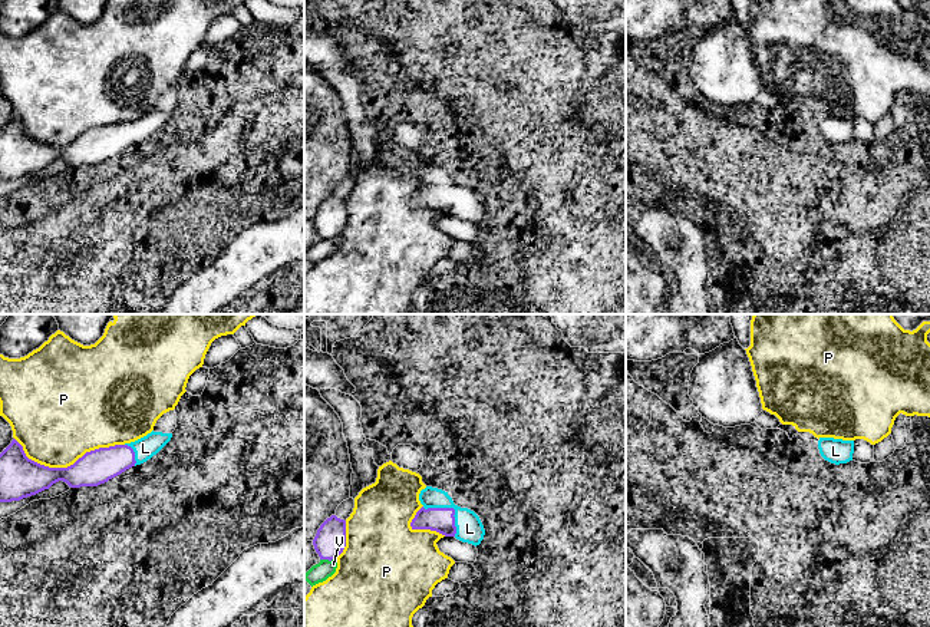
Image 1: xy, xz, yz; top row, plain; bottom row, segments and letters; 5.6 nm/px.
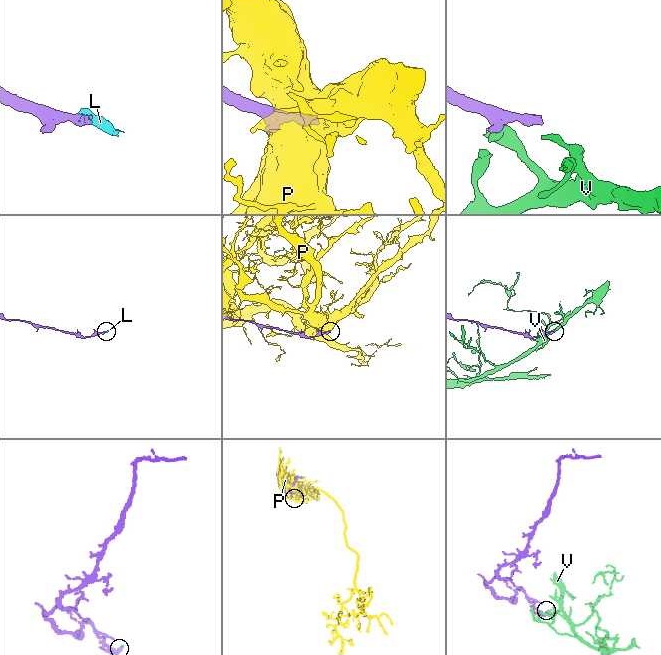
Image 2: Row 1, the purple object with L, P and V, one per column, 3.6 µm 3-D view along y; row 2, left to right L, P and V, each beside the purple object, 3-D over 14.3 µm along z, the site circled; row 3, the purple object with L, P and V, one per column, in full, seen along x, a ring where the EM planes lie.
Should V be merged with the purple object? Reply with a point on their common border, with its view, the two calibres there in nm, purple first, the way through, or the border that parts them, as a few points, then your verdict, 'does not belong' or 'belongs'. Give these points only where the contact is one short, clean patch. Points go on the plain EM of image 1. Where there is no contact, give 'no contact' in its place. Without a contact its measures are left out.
xz (327, 237) | 180/110 nm | along xz (336, 236), (320, 238) | does not belong

